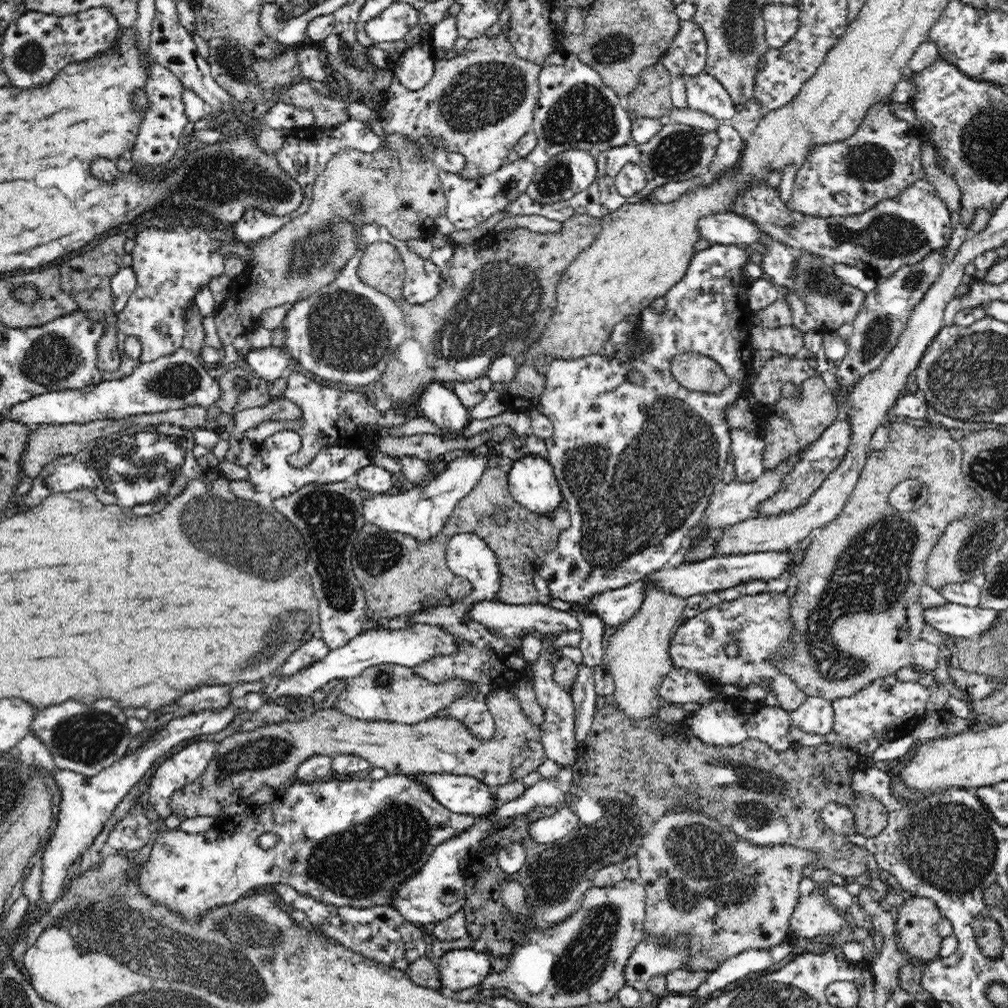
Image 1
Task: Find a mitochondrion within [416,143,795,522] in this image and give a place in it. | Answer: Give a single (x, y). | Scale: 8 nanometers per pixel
(504, 305)

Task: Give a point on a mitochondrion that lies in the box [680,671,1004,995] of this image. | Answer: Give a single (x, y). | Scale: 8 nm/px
(945, 844)

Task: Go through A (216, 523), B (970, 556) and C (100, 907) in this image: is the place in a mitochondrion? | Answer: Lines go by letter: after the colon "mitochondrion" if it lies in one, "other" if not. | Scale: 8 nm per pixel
A: mitochondrion
B: mitochondrion
C: mitochondrion

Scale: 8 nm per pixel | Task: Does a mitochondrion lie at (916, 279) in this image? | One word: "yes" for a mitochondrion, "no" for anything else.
yes

